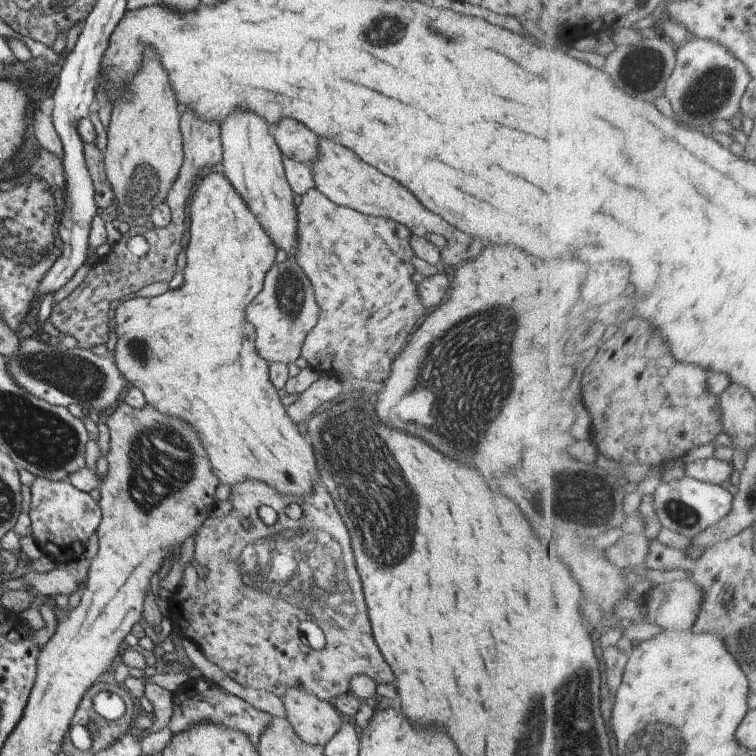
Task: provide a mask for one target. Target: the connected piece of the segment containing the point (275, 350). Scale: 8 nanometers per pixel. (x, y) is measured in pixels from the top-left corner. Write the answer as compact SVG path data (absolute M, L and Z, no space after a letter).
M289 258L274 262L265 273L261 292L245 308L245 320L255 328L256 353L267 363L291 364L300 356L300 348L319 314L312 286L297 263Z

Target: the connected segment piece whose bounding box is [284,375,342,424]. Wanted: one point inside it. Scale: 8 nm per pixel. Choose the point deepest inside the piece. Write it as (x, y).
(326, 387)

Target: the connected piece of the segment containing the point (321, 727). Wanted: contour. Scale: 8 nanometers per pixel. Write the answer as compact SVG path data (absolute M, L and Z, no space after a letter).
M299 688L287 689L281 701L286 721L306 745L322 747L344 720L332 702L319 700Z

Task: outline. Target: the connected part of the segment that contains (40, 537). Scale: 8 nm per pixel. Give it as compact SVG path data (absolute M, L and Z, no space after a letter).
M34 477L30 488L30 505L27 518L30 520L30 532L33 540L43 554L48 555L56 563L67 562L80 556L84 544L96 532L100 521L100 508L89 493L77 490L66 480L50 481Z

